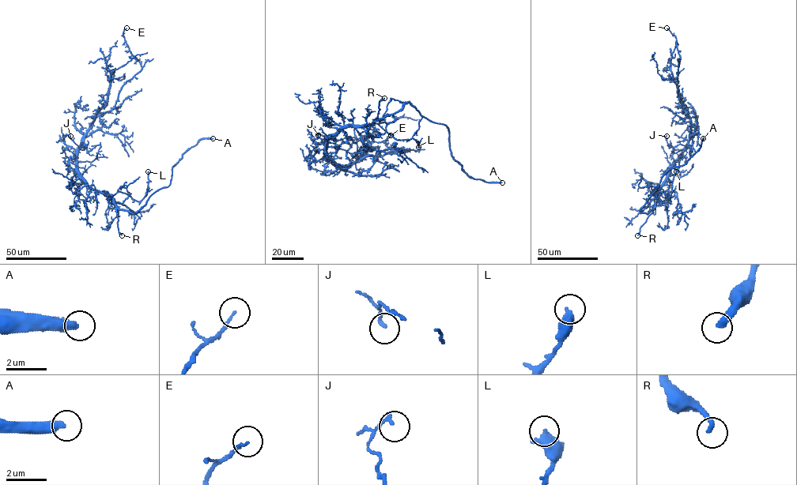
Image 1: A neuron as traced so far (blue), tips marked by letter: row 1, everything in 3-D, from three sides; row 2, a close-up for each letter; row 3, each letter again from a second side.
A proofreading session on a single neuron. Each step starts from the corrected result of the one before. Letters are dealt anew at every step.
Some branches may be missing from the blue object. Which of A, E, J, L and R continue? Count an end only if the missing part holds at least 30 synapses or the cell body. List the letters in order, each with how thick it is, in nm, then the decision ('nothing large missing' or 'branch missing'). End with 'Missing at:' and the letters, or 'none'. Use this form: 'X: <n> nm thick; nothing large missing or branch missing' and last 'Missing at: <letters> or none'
A: 400 nm thick; branch missing
E: 100 nm thick; nothing large missing
J: 170 nm thick; nothing large missing
L: 500 nm thick; nothing large missing
R: 280 nm thick; branch missing
Missing at: A, R

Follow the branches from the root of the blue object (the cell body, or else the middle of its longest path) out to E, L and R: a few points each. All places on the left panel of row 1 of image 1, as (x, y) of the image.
E: (87, 183), (77, 158), (84, 135), (98, 115), (114, 107), (121, 88), (141, 69), (122, 35), (126, 28)
L: (87, 183), (93, 189), (106, 195), (121, 191), (140, 201), (147, 192), (148, 171)
R: (87, 183), (93, 189), (108, 195), (115, 202), (117, 227), (122, 235)

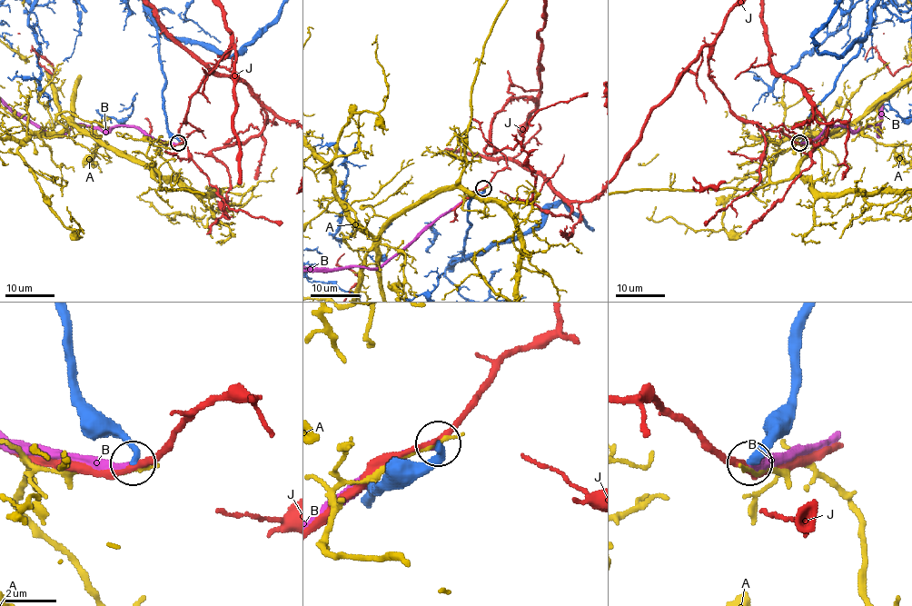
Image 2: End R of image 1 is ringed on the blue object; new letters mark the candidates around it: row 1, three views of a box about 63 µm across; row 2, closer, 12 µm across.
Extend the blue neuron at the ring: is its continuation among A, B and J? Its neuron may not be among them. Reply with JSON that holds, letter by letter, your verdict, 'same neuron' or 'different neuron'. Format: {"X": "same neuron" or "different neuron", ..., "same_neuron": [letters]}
{"A": "different neuron", "B": "same neuron", "J": "different neuron", "same_neuron": ["B"]}

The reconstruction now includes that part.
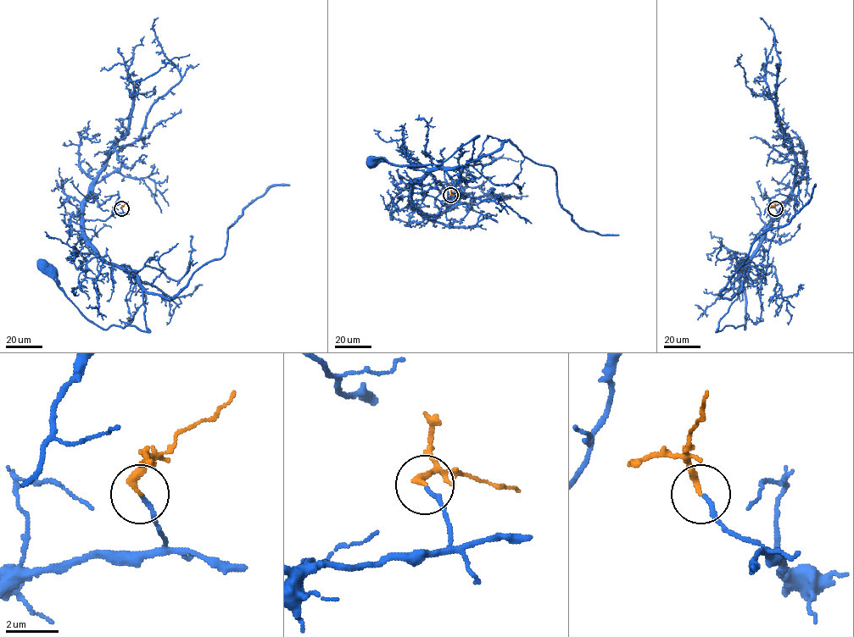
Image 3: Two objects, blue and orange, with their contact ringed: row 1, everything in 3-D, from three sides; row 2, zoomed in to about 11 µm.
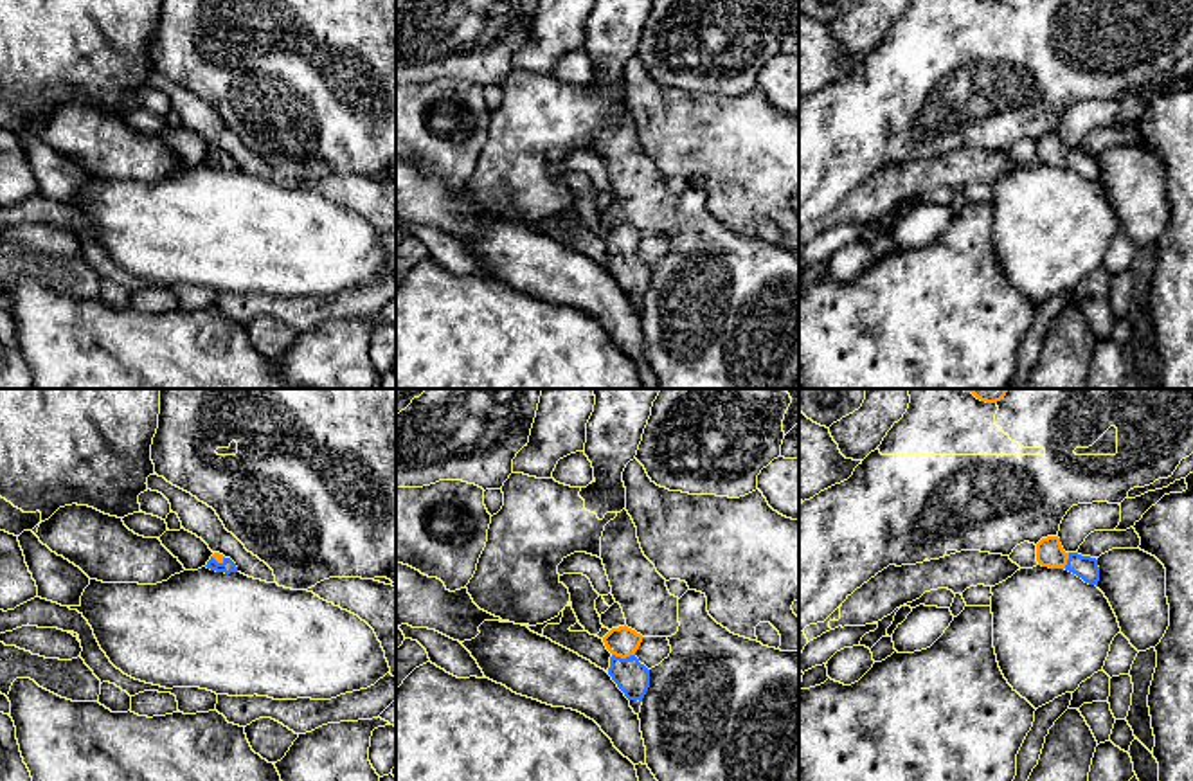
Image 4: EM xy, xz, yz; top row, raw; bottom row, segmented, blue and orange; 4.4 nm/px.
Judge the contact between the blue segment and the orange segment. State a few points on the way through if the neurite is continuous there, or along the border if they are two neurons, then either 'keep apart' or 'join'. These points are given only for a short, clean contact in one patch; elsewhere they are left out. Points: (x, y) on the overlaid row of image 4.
way xz (632, 677), (625, 670), (623, 659), (623, 641); join

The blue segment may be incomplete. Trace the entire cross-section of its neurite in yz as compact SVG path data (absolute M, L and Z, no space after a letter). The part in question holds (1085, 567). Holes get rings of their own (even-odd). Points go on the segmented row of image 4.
M1058 536L1042 538L1036 543L1036 561L1049 569L1065 569L1089 585L1099 581L1098 560L1090 556L1081 556L1078 552L1065 552Z

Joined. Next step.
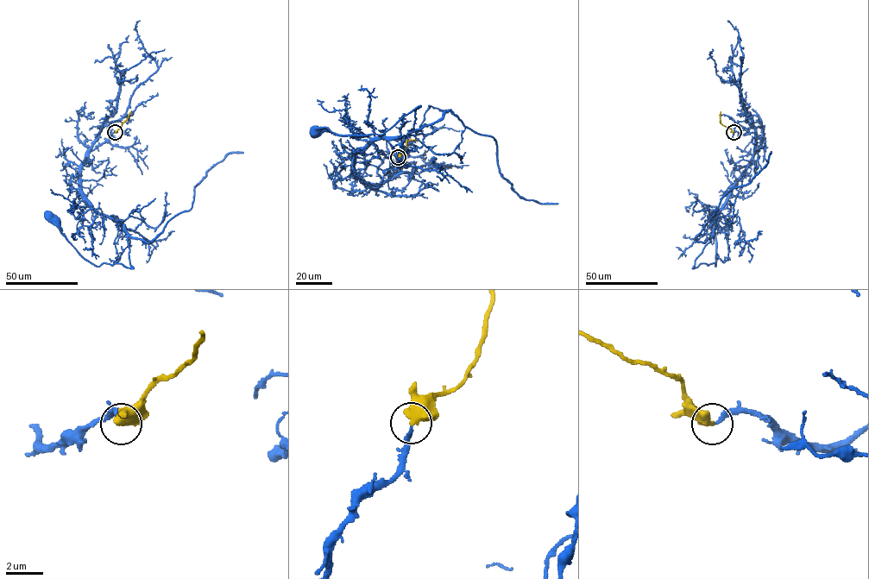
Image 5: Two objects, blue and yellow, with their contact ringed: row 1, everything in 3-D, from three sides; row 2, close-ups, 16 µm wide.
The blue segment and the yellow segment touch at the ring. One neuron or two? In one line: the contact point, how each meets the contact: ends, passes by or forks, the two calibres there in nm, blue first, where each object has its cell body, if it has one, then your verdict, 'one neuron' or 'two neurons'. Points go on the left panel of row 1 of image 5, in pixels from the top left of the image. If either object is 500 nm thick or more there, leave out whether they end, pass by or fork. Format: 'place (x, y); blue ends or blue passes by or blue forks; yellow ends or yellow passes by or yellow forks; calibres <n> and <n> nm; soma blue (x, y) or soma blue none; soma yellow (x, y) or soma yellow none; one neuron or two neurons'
place (115, 132); blue ends; yellow ends; calibres 200 and 480 nm; soma blue (48, 217); soma yellow none; one neuron

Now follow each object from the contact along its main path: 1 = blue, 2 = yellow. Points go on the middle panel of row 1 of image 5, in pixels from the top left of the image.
1: (398, 157), (382, 184), (355, 173), (354, 157), (411, 132), (420, 105), (380, 135), (314, 134)
2: (398, 157), (403, 152), (407, 141), (418, 141)

